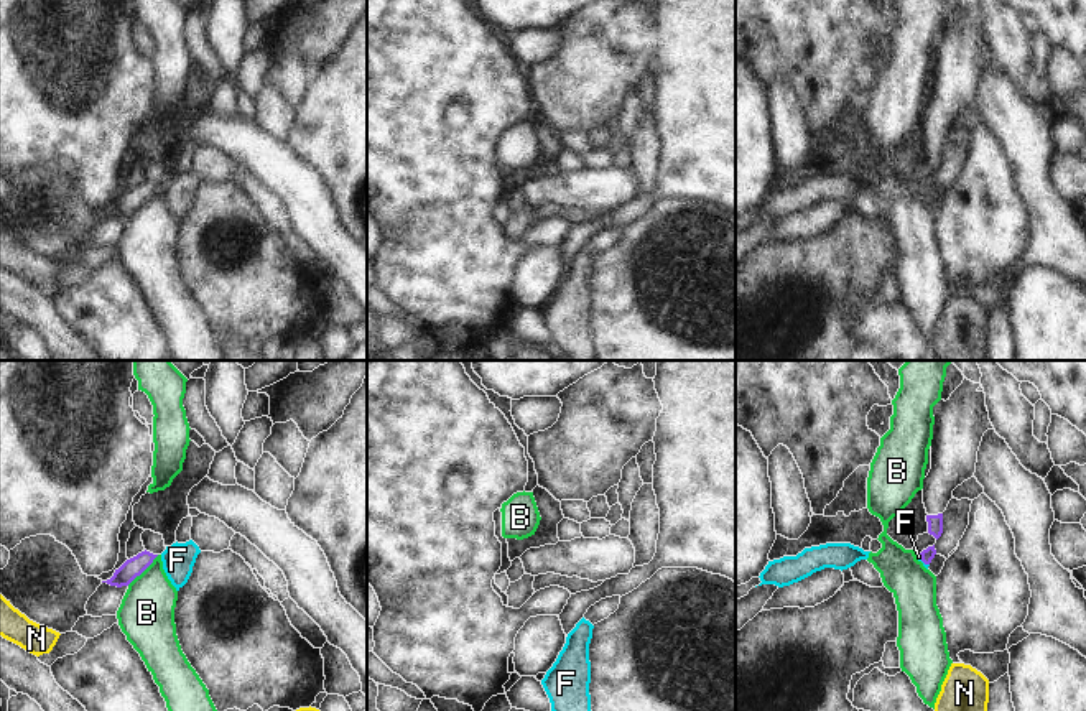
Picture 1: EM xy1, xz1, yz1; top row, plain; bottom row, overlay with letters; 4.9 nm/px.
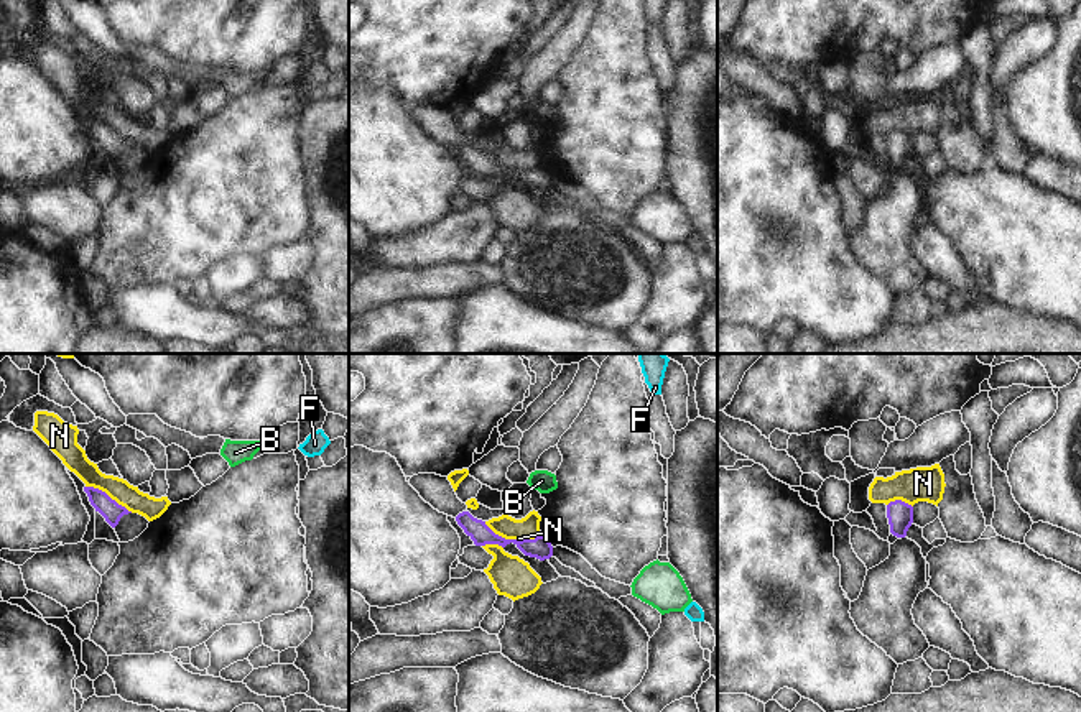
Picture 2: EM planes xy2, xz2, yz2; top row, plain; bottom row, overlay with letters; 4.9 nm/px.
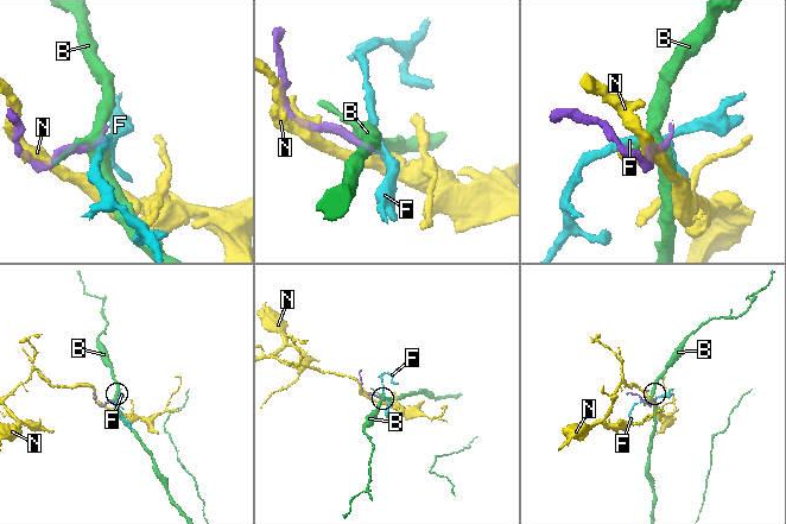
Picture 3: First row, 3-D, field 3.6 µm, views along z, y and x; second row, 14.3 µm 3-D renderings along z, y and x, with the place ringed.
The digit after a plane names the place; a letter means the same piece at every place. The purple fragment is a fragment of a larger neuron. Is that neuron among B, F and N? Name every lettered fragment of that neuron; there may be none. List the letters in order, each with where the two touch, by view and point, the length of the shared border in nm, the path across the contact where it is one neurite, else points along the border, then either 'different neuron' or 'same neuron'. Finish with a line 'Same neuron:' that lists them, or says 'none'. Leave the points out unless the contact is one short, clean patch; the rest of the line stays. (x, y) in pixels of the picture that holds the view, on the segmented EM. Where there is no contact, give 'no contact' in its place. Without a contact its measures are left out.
B: contact xy1 (142, 571); length 220 nm; border xy1 (158, 555), (127, 585); different neuron
F: contact yz1 (922, 560); length 80 nm; border yz1 (918, 553), (928, 565); different neuron
N: contact xz2 (512, 540); length 280 nm; different neuron
Same neuron: none

